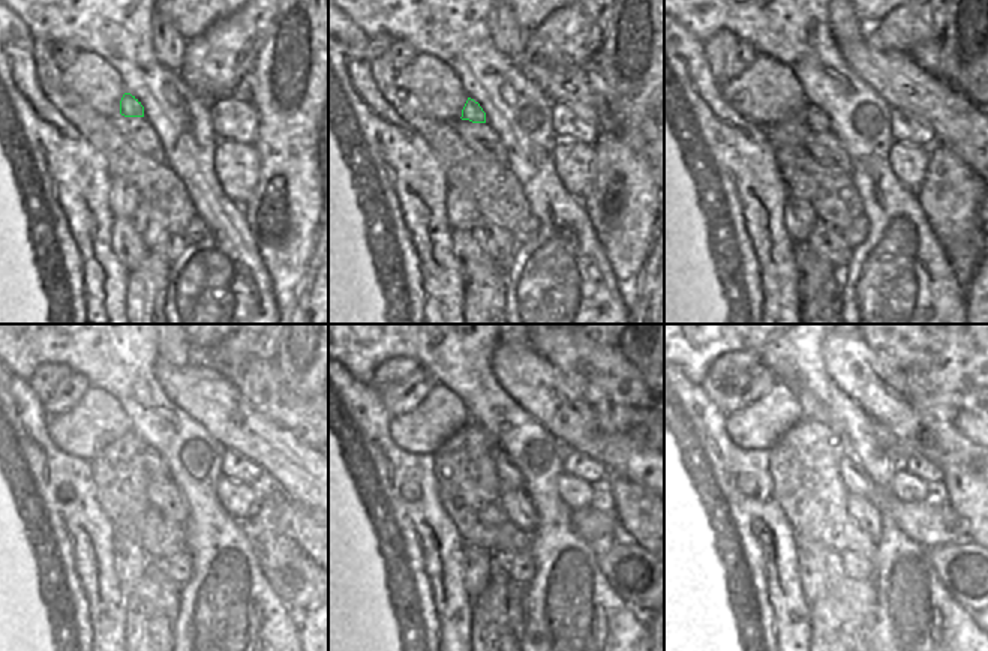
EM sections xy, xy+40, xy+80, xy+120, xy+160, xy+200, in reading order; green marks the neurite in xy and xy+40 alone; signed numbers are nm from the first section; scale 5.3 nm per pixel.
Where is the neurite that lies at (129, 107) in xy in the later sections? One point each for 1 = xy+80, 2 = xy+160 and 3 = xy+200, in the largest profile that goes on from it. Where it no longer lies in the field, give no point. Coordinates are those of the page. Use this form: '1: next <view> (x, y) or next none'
1: next xy+80 (816, 119)
2: next xy+160 (510, 477)
3: next xy+200 (933, 522)

